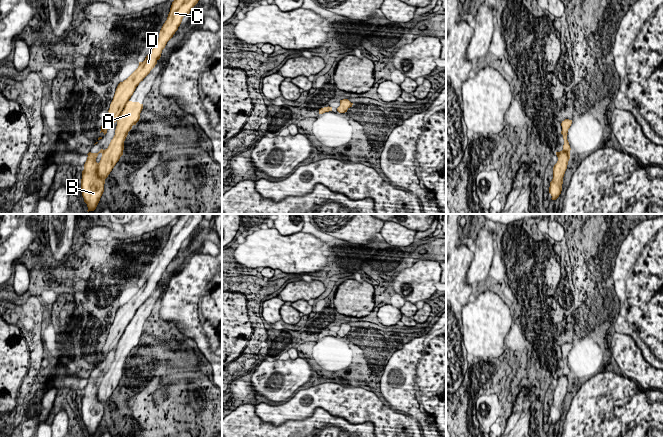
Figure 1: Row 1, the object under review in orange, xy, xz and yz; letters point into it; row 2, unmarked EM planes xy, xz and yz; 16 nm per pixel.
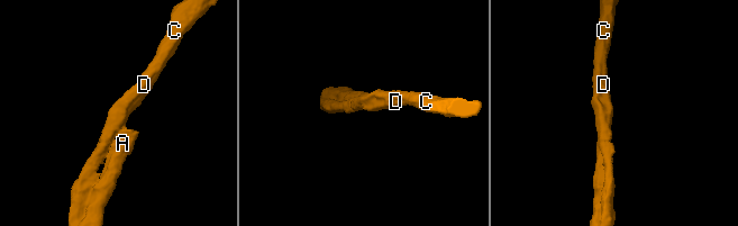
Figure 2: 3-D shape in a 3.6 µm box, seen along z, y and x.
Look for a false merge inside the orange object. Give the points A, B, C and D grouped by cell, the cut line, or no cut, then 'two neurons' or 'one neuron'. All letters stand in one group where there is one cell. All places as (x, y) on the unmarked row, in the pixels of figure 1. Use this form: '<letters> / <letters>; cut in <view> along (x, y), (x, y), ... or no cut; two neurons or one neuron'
A B C D; no cut; one neuron

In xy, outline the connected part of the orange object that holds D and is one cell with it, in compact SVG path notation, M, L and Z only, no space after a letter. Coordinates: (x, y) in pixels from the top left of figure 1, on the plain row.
M181 214L172 226L167 244L163 248L159 262L138 292L116 312L108 338L101 350L104 359L115 346L115 359L107 373L98 377L89 376L82 395L81 414L88 436L94 435L104 416L105 403L108 401L120 381L123 379L124 365L133 349L140 343L143 328L129 323L136 311L155 291L167 266L178 254L184 240L188 239L203 220L204 214Z

